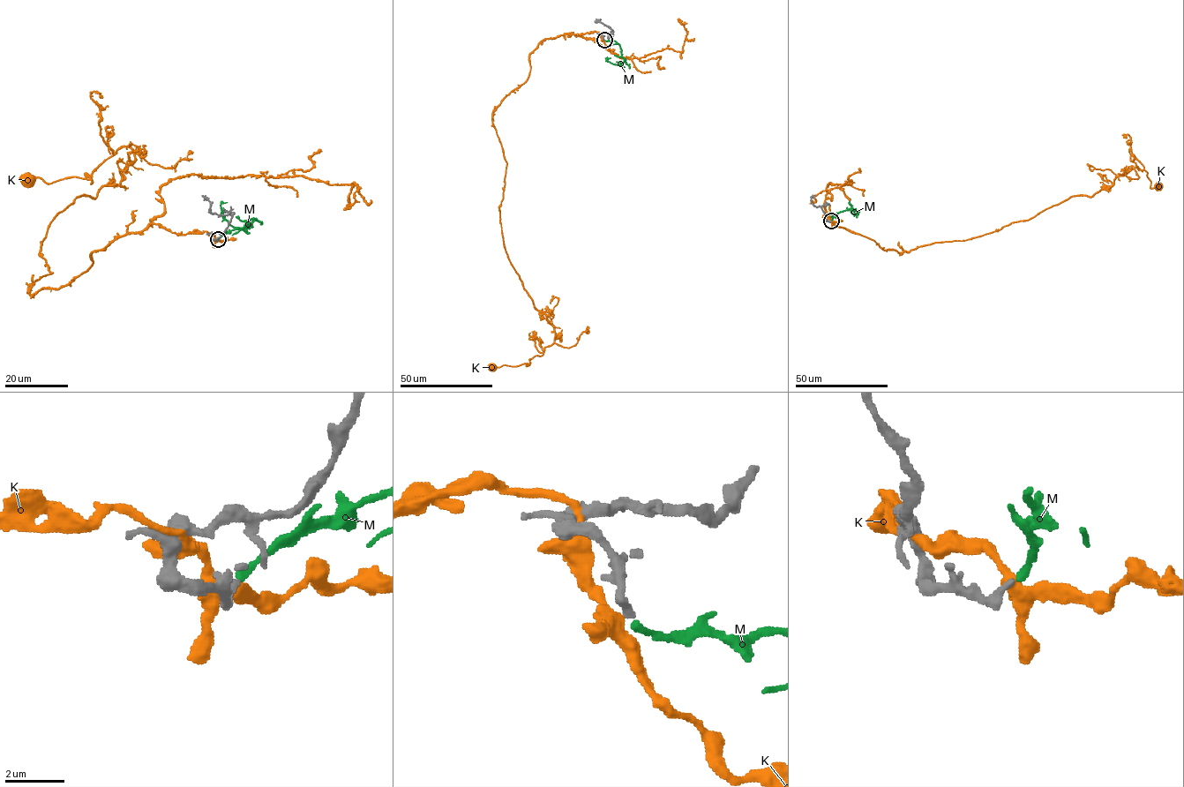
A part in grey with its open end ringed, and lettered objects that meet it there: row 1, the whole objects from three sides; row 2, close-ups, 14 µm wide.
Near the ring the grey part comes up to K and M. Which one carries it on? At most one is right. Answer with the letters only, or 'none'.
M

